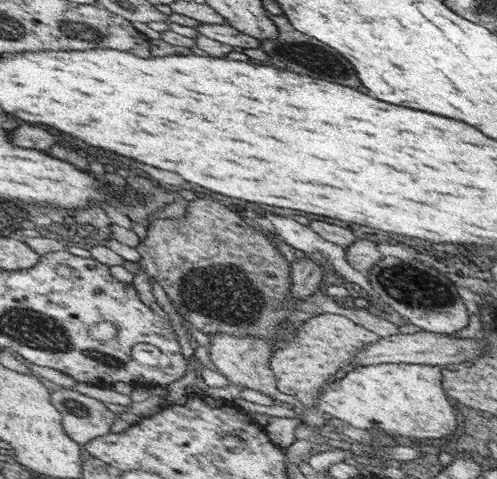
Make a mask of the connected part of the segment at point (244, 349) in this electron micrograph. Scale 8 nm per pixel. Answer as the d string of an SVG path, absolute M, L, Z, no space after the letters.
M214 334L210 338L212 346L205 352L211 358L217 371L232 384L243 384L245 388L264 393L273 400L279 400L289 407L307 408L304 403L295 397L278 391L276 376L269 366L272 346L265 340L249 338L248 336L231 336L230 334Z

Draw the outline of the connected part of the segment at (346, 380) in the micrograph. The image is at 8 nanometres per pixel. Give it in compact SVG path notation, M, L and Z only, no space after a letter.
M378 364L353 369L344 374L340 380L324 385L321 400L316 406L324 412L340 420L352 424L359 430L368 432L384 431L390 435L399 434L406 438L453 438L453 432L458 424L457 410L452 406L442 384L441 367L432 367L424 364Z

